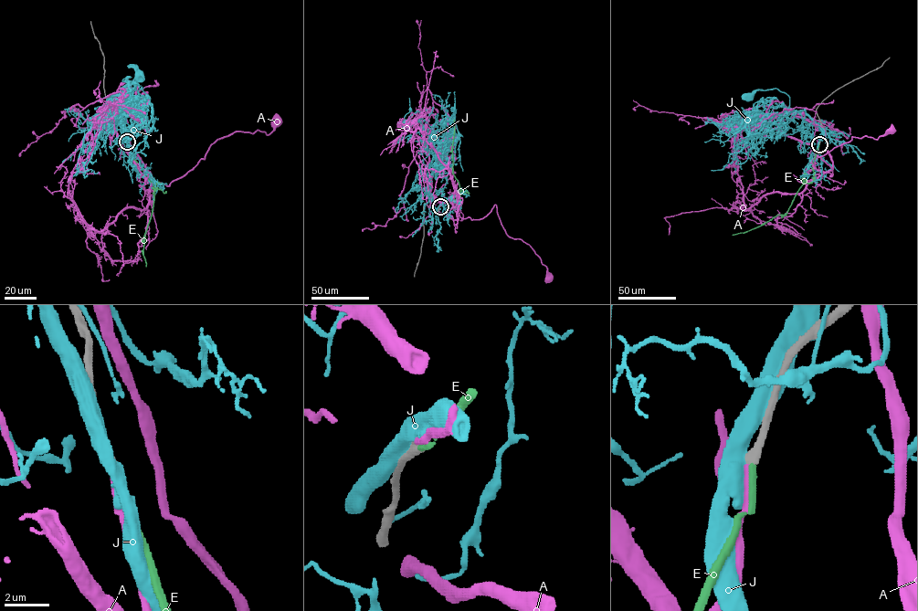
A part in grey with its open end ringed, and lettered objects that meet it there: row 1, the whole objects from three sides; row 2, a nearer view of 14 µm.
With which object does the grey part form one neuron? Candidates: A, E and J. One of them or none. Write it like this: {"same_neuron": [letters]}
{"same_neuron": ["E"]}

